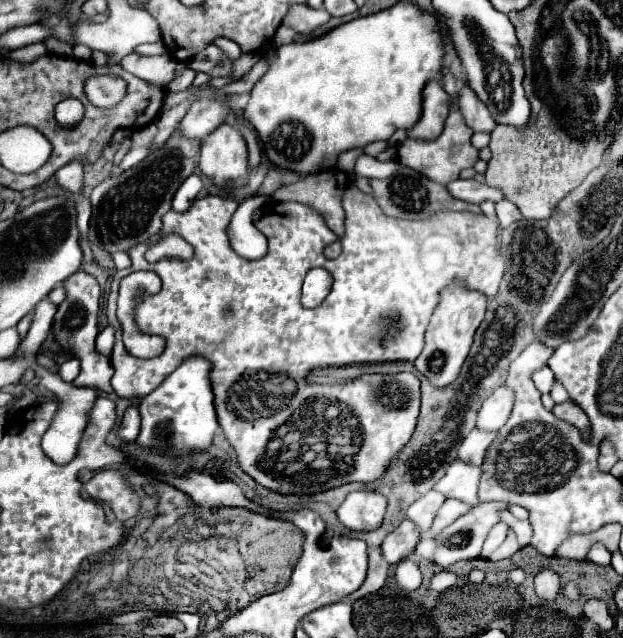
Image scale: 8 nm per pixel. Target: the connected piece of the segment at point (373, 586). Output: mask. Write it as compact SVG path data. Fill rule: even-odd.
M369 548L369 568L367 568L367 578L365 582L361 584L361 588L353 594L347 596L349 602L355 602L357 598L369 594L369 592L377 592L383 584L385 584L385 578L387 578L387 568L389 564L383 560L379 548Z

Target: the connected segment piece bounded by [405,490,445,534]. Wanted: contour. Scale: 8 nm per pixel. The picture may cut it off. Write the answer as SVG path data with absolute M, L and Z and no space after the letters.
M431 490L427 492L423 498L419 498L417 502L413 502L407 512L405 512L405 518L407 520L413 520L413 524L417 524L419 532L425 534L427 530L431 530L431 524L433 524L433 518L435 518L435 512L439 510L439 506L445 502L445 496L441 496L439 492Z

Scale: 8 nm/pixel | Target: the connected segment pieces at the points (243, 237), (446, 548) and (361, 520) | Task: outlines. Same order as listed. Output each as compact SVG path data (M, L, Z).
M263 196L245 198L235 210L228 226L231 248L245 260L259 260L267 254L265 236L253 226L253 212L265 202Z
M485 502L475 506L469 514L459 516L453 524L449 524L439 536L435 536L437 548L429 558L431 564L447 568L461 560L473 560L481 554L483 540L491 526L499 522L499 510L507 508L501 502Z
M351 492L337 508L339 522L349 530L369 532L381 526L387 500L375 492Z

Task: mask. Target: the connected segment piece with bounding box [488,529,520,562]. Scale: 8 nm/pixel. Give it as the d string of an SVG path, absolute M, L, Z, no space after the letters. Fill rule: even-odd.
M510 529L502 548L493 552L488 559L494 562L504 560L515 554L519 549L520 547L516 540L515 533Z

